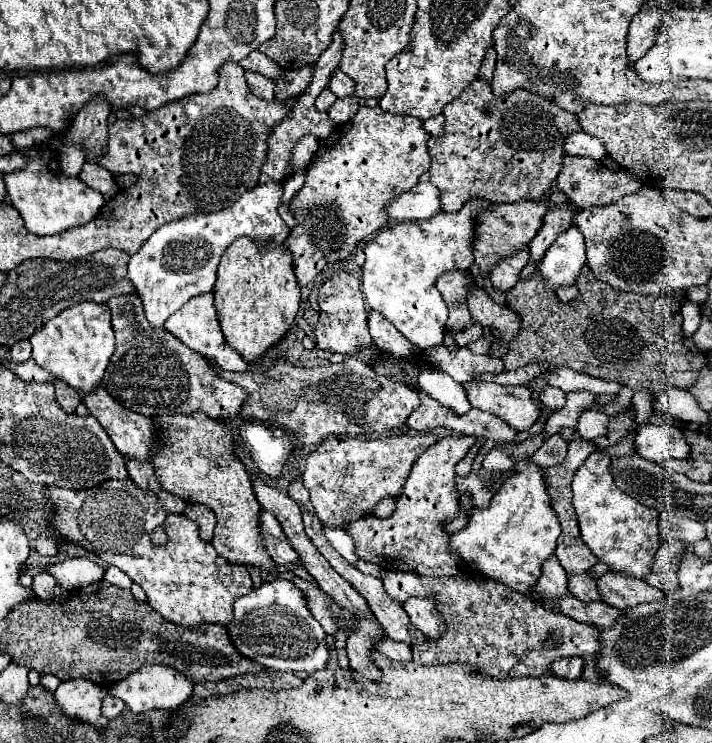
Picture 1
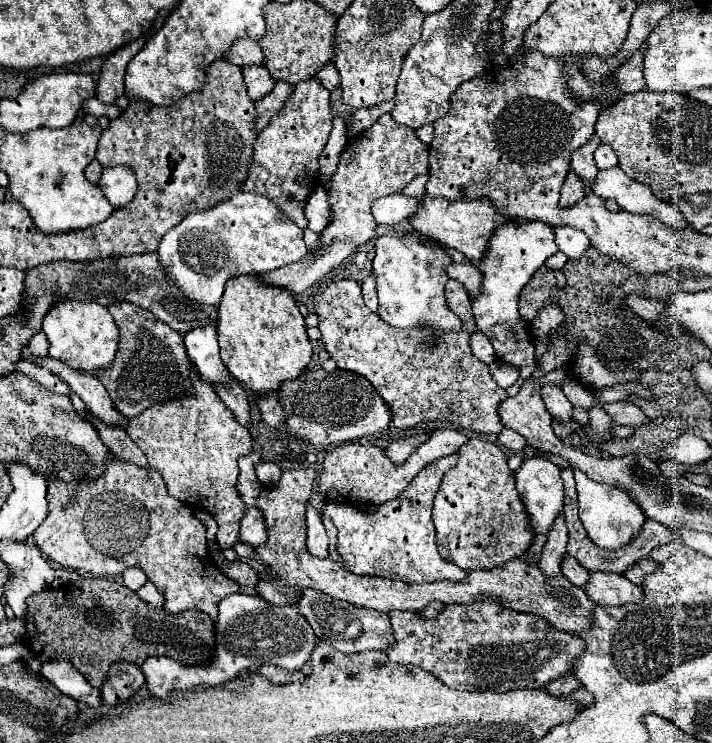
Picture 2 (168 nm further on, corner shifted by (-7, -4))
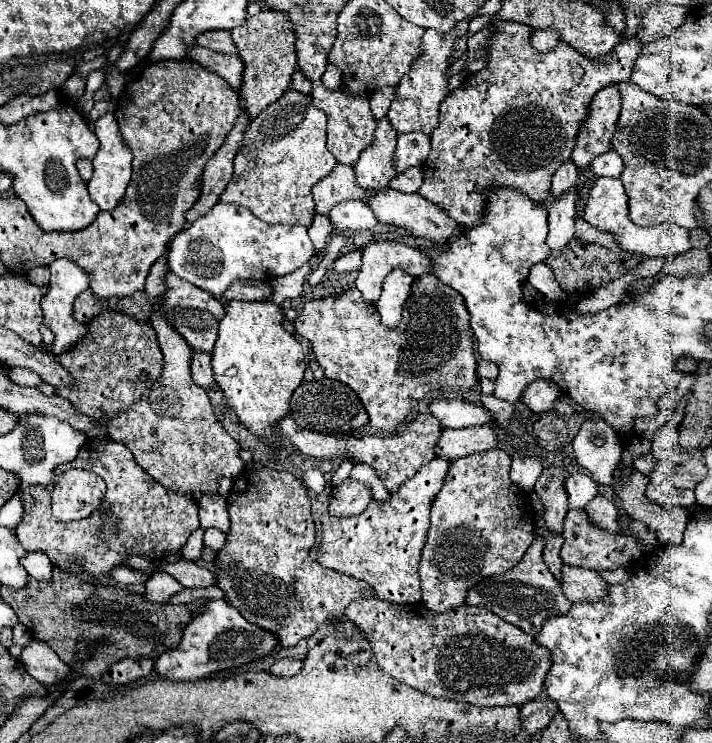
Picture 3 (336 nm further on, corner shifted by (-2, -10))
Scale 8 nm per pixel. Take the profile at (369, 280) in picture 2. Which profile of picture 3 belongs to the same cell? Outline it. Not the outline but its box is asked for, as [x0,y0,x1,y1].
[356,241,432,305]

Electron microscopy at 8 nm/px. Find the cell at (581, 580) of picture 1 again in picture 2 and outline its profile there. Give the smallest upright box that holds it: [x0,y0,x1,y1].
[561,553,589,587]

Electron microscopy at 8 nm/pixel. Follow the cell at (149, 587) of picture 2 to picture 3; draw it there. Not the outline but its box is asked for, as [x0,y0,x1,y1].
[142,571,184,603]

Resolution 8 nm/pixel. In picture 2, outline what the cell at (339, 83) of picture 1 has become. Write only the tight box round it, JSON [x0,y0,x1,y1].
[315,63,339,91]

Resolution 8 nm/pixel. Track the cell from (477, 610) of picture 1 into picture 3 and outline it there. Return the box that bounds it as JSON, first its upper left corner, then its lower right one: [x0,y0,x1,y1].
[346,597,550,707]

